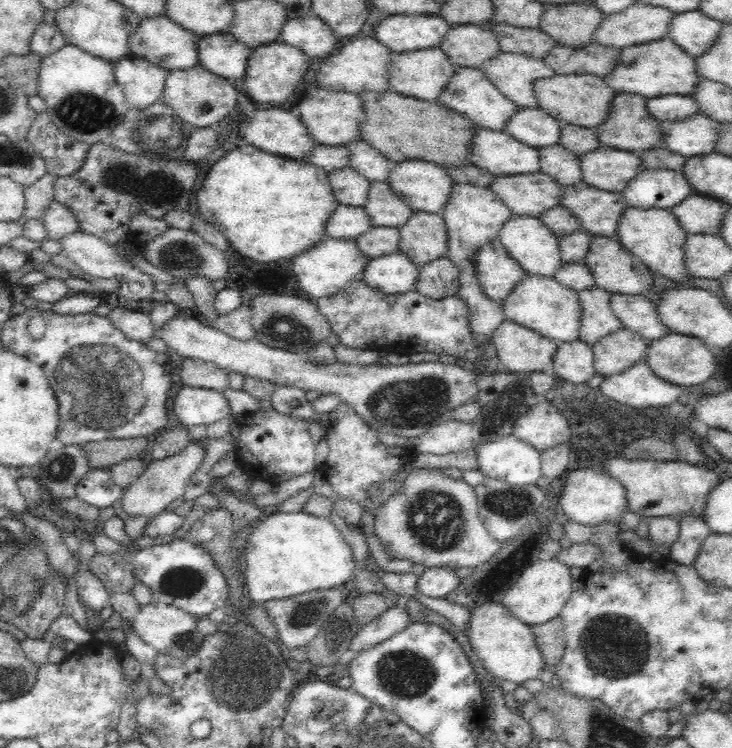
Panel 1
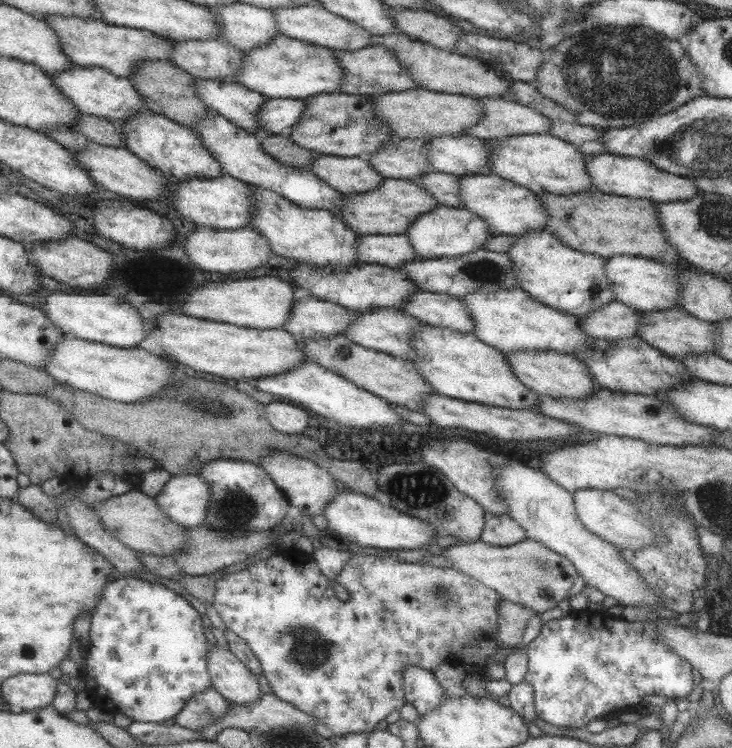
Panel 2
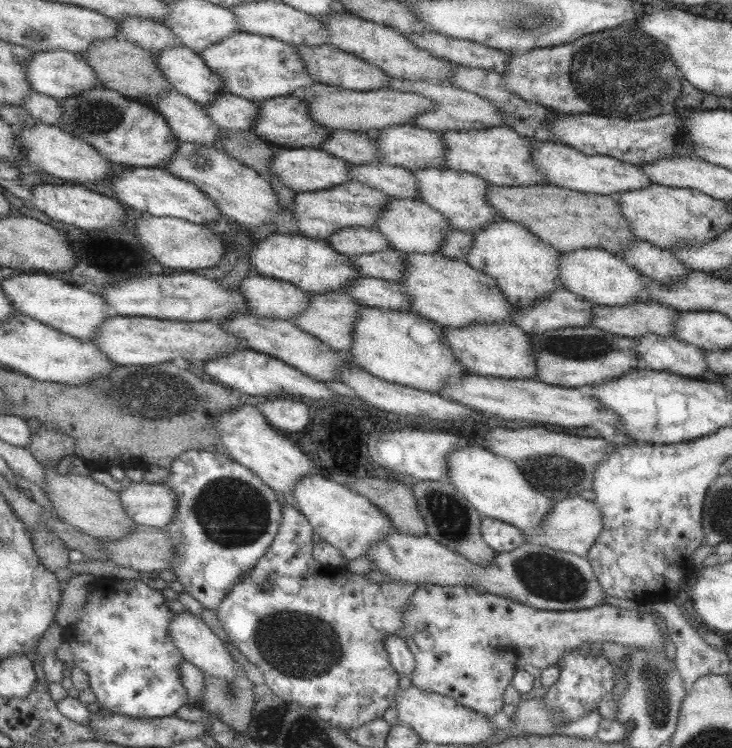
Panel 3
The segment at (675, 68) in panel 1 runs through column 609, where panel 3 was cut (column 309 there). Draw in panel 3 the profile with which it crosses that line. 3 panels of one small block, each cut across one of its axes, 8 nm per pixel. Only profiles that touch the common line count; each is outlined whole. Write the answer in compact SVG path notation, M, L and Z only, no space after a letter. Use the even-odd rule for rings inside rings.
M235 32L233 36L227 36L207 46L207 50L203 50L199 56L203 58L203 62L211 72L221 76L227 94L253 100L255 104L277 96L289 96L291 92L303 90L315 82L309 76L305 64L301 62L297 50L269 36Z

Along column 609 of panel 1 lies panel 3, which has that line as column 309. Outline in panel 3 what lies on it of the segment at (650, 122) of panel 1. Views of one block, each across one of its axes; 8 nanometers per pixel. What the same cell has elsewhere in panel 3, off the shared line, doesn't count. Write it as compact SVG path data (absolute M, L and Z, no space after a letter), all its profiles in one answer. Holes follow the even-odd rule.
M291 94L269 98L269 100L263 100L257 104L259 104L259 110L255 116L255 124L249 130L257 138L263 138L265 142L269 142L277 148L319 148L323 144L323 140L327 140L331 134L331 130L323 128L321 124L317 124L311 118L305 100L299 100Z

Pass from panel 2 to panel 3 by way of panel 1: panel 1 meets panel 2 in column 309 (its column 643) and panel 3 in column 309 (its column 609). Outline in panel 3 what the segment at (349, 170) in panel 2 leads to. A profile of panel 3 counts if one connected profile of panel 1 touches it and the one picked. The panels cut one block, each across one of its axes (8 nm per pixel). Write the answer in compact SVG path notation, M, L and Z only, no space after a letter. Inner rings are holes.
M277 148L269 162L269 172L273 178L283 182L283 186L297 192L315 192L315 190L327 190L337 184L343 184L349 180L351 164L345 160L339 160L319 148Z

